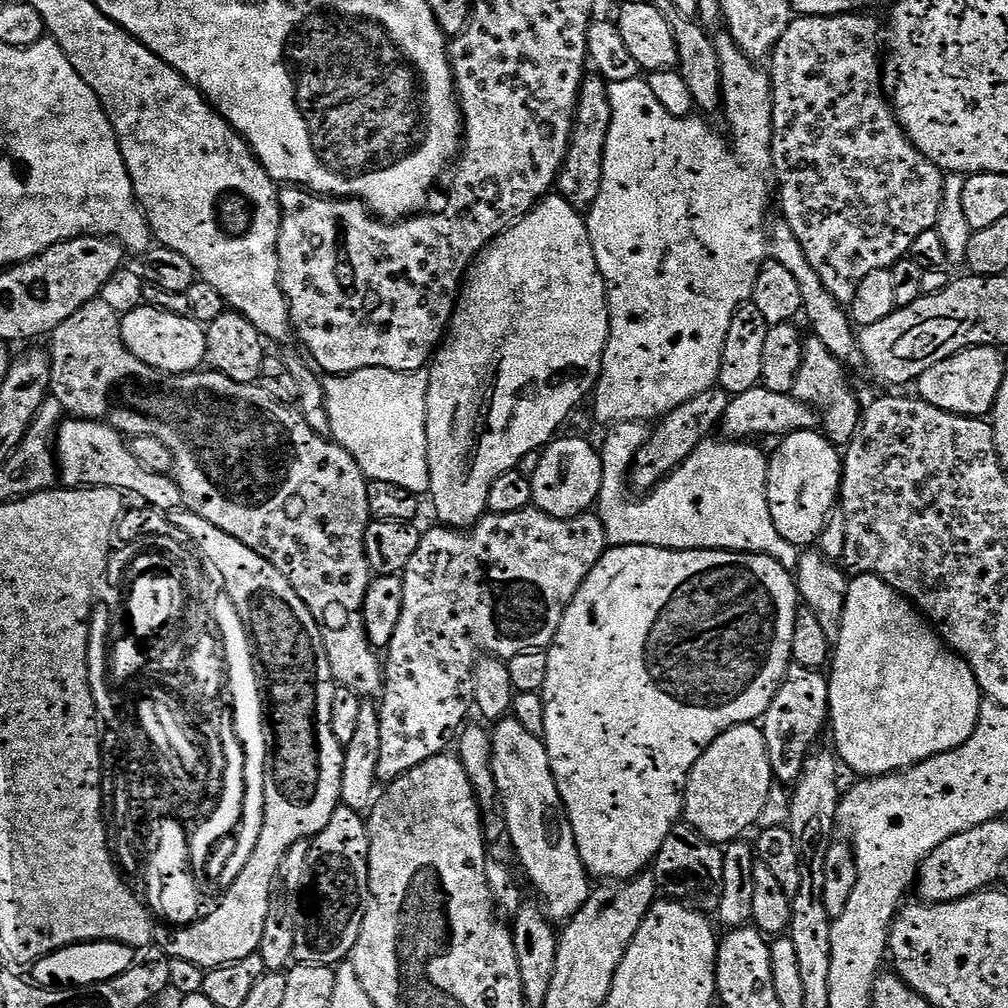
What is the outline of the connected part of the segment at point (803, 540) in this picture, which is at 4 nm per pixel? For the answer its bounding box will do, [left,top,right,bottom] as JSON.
[768,430,842,546]

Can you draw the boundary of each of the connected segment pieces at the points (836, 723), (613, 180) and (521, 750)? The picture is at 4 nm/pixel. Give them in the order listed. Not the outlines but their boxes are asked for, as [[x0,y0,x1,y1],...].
[[828,574,982,778],[586,34,774,426],[492,716,592,922]]

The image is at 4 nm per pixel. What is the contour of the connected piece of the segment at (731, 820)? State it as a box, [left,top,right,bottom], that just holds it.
[683,723,774,846]

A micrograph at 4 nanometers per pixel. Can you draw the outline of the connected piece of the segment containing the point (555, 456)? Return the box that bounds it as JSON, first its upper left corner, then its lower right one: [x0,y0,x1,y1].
[530,436,602,518]

